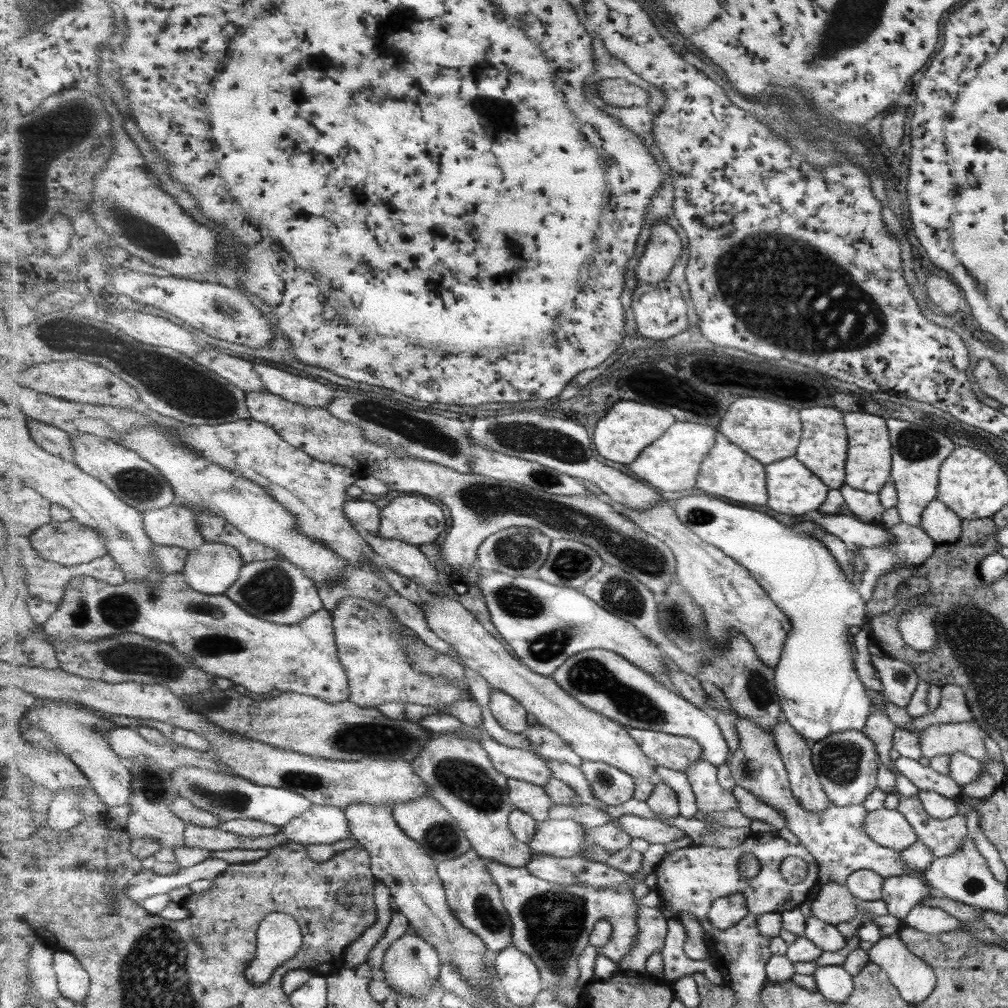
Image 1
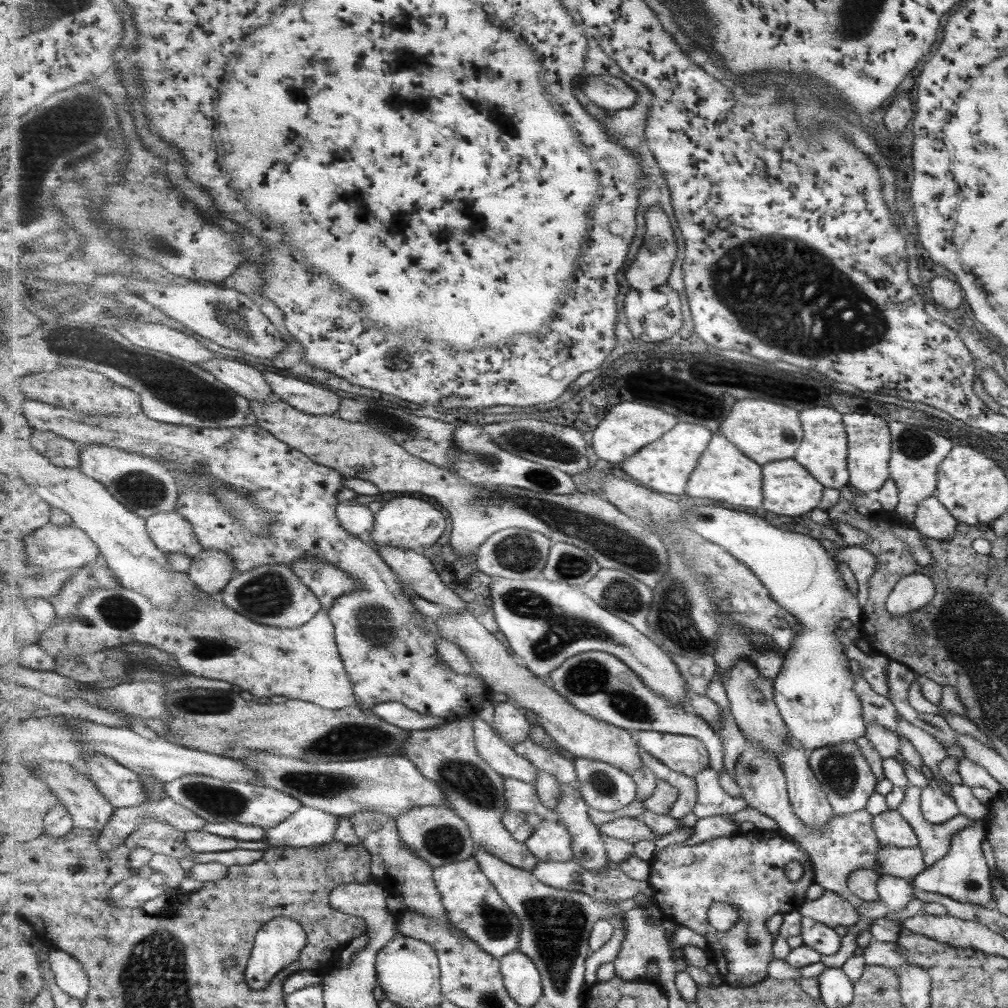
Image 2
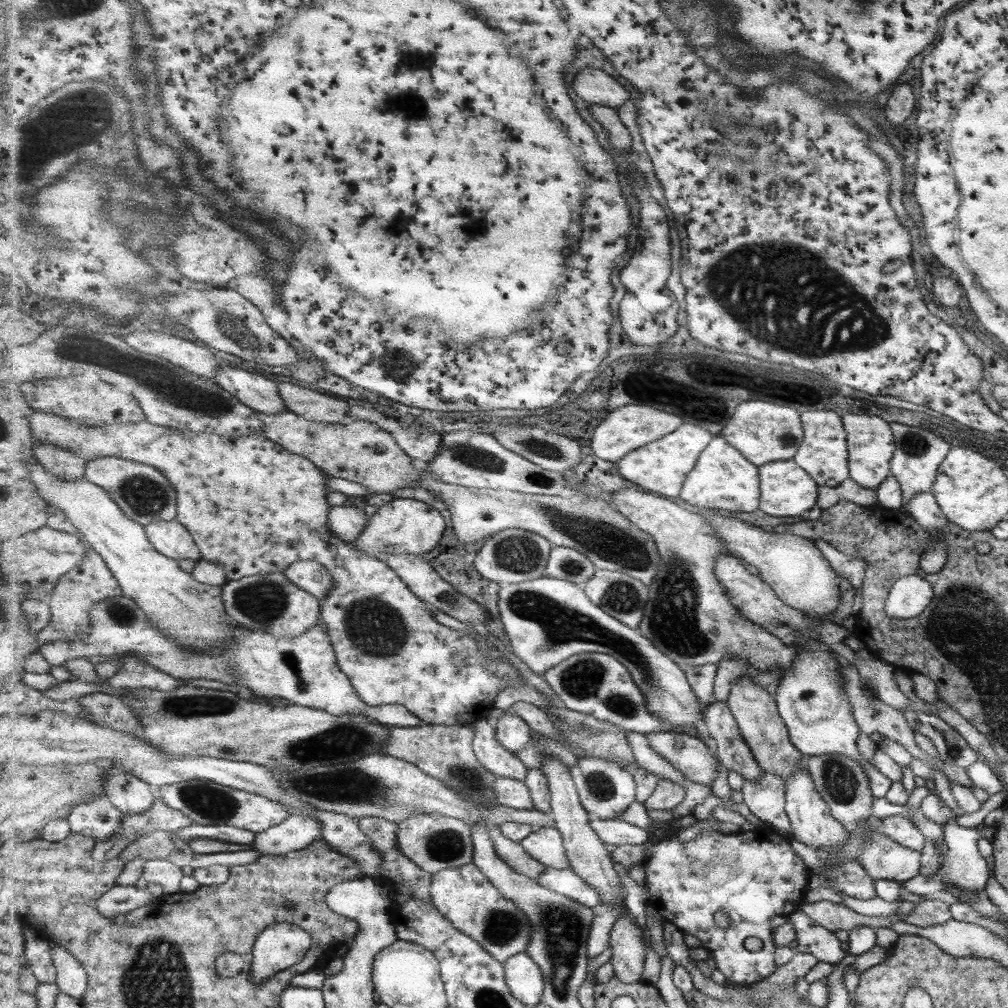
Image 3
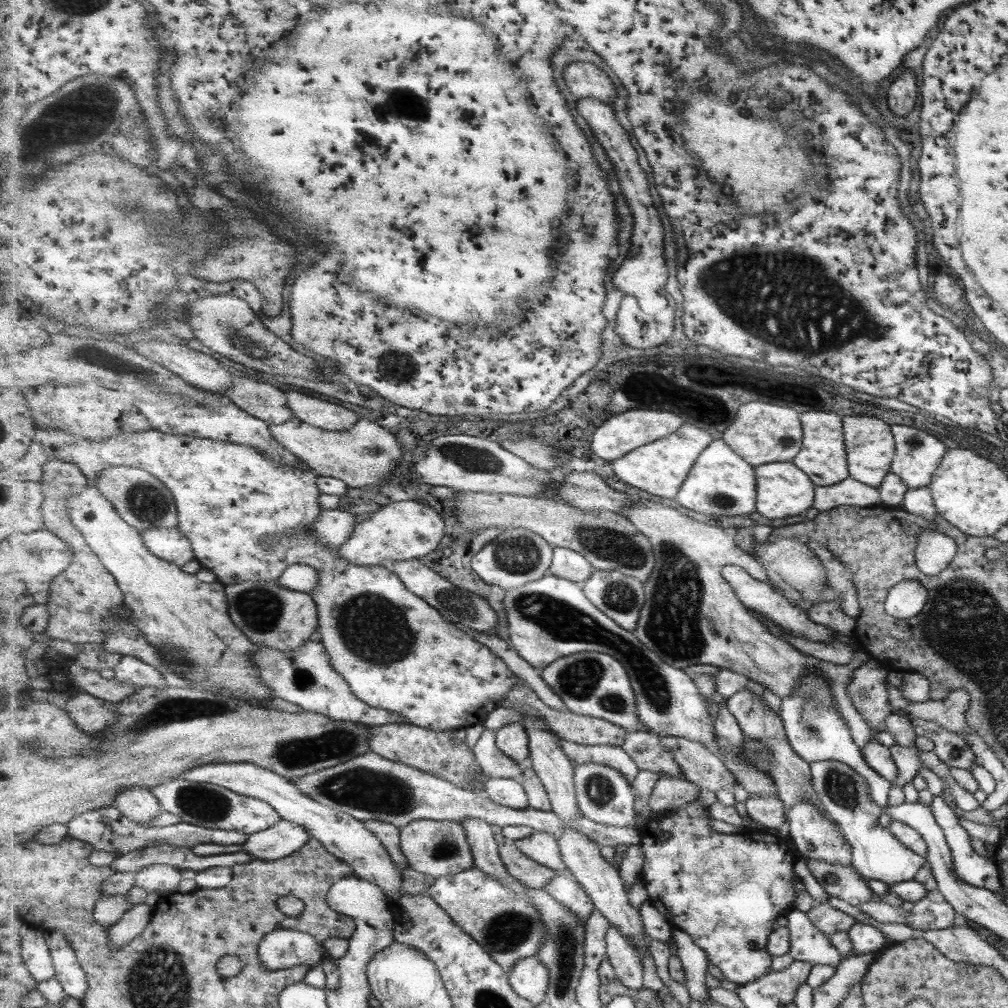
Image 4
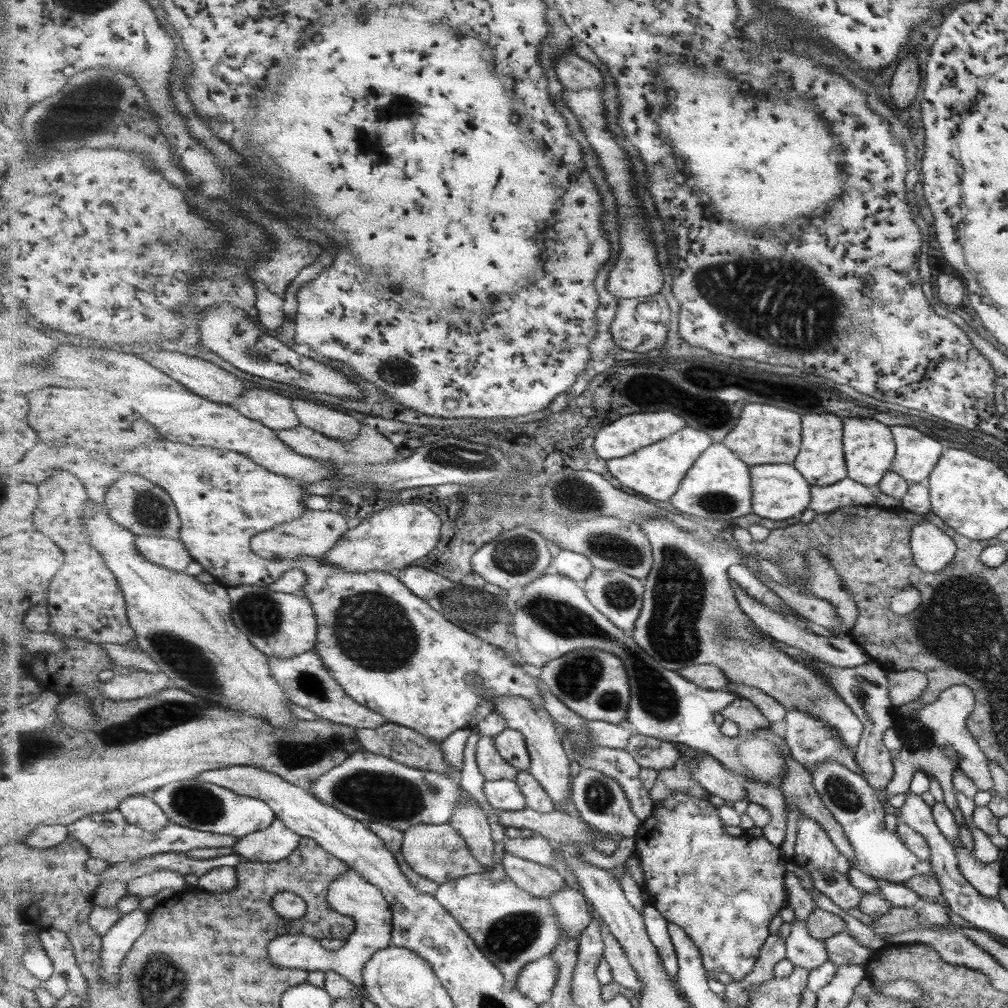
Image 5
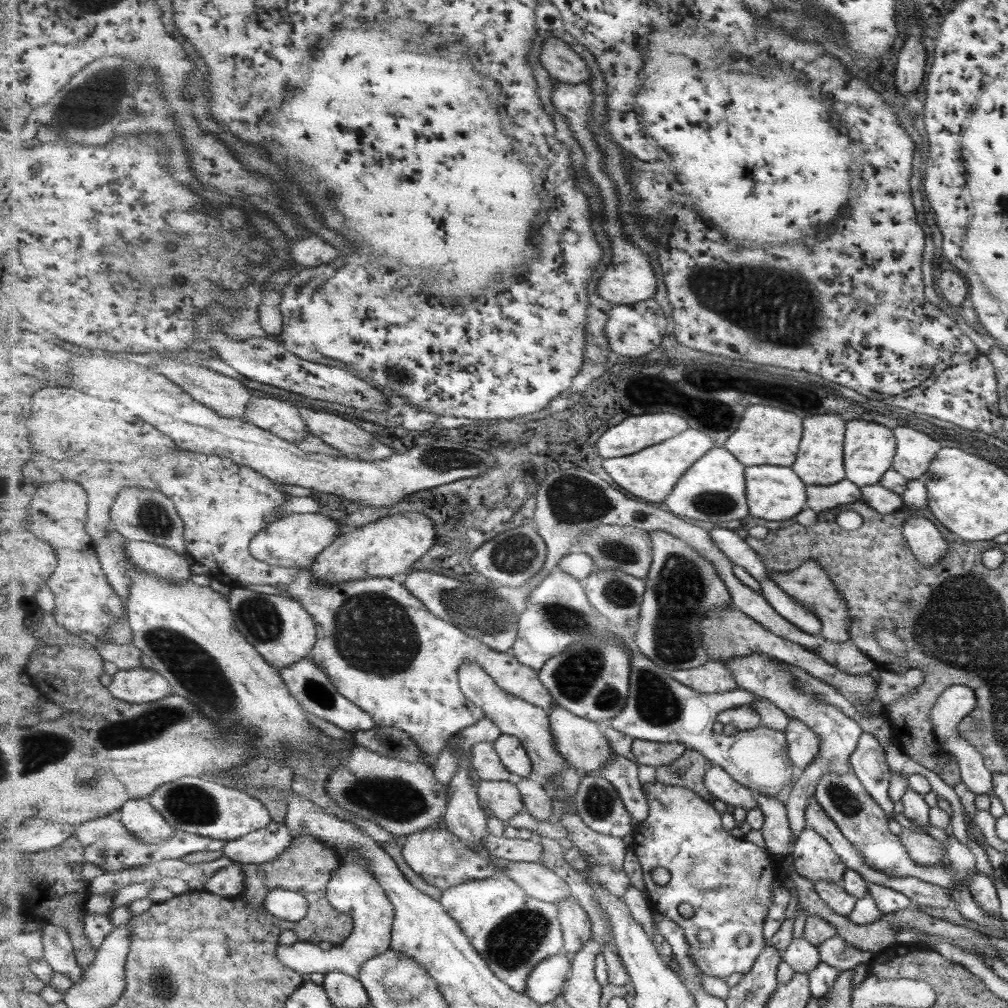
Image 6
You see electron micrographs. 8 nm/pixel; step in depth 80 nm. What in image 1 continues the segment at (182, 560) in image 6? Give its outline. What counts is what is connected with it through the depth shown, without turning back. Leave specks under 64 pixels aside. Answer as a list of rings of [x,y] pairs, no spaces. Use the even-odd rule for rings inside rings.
[[[174,502],[167,508],[143,512],[146,533],[153,542],[165,546],[178,546],[185,550],[197,550],[206,542],[201,534],[196,512],[190,506]]]

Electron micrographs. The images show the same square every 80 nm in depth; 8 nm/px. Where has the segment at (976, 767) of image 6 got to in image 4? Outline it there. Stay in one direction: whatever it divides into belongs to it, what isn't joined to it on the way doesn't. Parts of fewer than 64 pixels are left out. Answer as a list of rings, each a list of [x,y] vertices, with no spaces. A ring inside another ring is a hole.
[[[886,680],[888,703],[894,714],[905,715],[909,719],[922,718],[932,720],[941,728],[962,736],[965,730],[970,730],[964,722],[964,712],[968,707],[968,694],[963,689],[955,689],[946,694],[941,700],[911,702],[900,696],[897,687]]]

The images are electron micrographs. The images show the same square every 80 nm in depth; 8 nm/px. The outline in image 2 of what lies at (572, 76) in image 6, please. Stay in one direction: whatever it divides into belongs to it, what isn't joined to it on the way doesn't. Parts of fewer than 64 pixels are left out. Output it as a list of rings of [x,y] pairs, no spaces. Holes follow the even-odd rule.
[[[589,76],[581,90],[599,106],[607,110],[619,110],[619,108],[632,107],[637,102],[637,92],[627,86],[621,78],[615,76]]]

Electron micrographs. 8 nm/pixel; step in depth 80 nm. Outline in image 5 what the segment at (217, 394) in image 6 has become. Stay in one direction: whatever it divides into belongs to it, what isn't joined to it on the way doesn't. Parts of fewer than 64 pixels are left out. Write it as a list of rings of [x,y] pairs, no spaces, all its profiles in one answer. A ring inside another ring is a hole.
[[[151,350],[151,352],[145,354],[145,360],[149,364],[155,364],[157,368],[161,368],[163,372],[167,372],[171,379],[179,380],[183,387],[187,387],[191,393],[215,403],[230,404],[237,407],[235,401],[245,393],[243,382],[235,374],[231,374],[231,372],[227,372],[227,370],[207,362],[207,360],[201,360],[201,358],[191,358],[191,356],[185,356],[185,354],[165,352],[165,350]]]

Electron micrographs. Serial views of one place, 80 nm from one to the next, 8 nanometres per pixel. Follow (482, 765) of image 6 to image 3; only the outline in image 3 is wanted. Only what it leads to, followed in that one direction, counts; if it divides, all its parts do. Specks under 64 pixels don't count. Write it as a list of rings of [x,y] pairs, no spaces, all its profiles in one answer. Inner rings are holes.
[[[486,717],[476,720],[475,726],[474,751],[487,770],[494,772],[499,777],[513,778],[525,781],[528,766],[513,754],[507,747],[502,746],[496,735],[495,724]]]

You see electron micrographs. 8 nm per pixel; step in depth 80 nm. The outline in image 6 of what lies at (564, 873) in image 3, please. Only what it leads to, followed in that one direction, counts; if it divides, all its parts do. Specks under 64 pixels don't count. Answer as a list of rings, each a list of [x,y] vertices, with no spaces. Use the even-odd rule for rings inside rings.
[[[574,896],[557,904],[560,906],[559,920],[562,921],[564,934],[563,952],[574,955],[593,937],[592,920]]]

